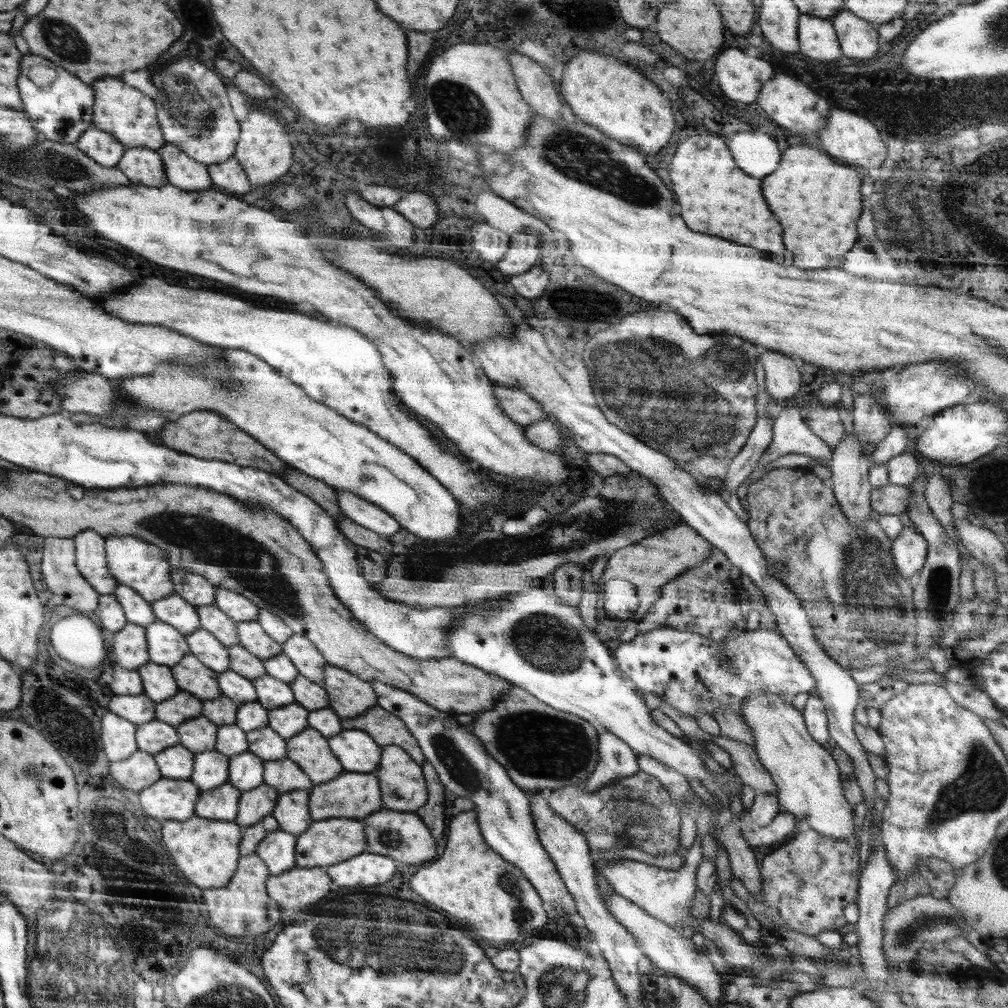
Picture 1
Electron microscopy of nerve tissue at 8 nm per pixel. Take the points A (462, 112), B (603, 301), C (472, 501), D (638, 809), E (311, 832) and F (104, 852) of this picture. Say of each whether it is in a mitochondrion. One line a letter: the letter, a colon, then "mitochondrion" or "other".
A: mitochondrion
B: other
C: other
D: mitochondrion
E: other
F: mitochondrion

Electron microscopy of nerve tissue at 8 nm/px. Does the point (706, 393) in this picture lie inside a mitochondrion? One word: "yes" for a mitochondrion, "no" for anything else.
yes

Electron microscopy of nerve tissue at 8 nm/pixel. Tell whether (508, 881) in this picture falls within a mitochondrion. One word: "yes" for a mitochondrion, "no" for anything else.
yes

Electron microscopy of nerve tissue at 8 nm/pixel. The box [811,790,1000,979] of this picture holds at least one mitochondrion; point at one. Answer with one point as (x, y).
(928, 921)

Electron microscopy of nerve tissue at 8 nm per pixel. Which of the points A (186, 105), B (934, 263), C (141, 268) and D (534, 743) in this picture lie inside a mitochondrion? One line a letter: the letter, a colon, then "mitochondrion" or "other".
A: mitochondrion
B: other
C: other
D: mitochondrion

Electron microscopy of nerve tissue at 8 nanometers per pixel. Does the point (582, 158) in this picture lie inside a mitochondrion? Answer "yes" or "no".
yes

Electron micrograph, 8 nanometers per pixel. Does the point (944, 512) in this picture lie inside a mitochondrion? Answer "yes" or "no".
no

